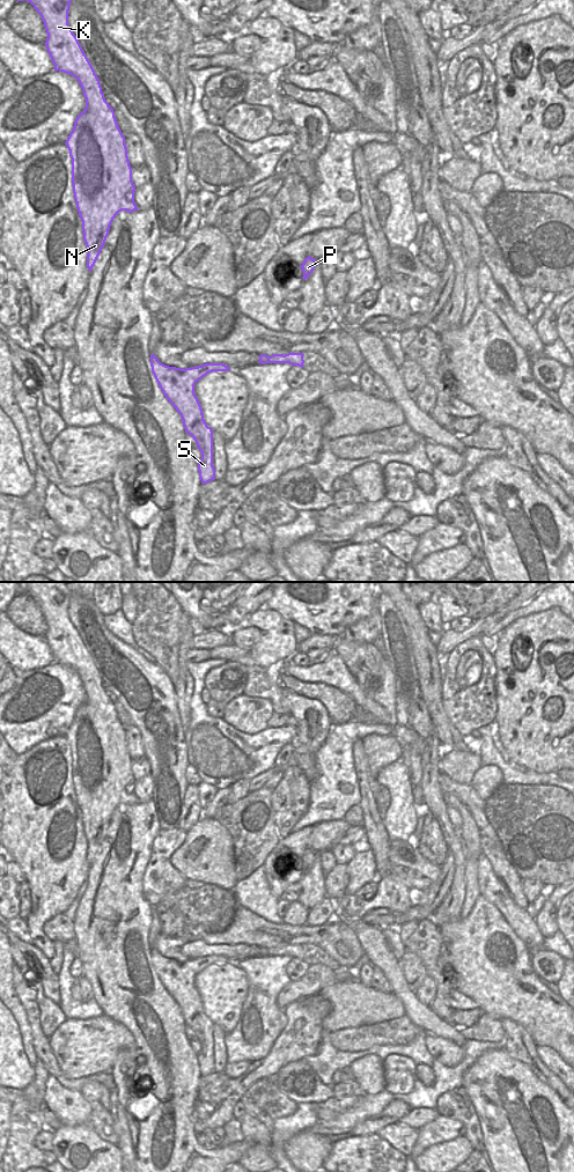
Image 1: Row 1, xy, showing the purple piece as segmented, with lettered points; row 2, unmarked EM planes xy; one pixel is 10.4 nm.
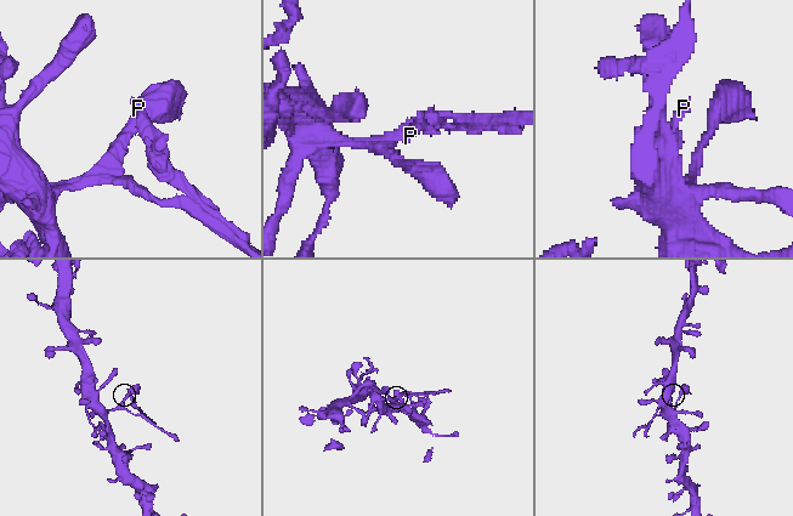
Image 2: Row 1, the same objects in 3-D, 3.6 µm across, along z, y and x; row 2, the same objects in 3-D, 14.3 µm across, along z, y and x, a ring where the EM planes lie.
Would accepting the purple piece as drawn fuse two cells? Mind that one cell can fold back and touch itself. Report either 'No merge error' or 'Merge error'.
Merge error.

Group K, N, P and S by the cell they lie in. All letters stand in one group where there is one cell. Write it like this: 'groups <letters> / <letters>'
groups K N S / P

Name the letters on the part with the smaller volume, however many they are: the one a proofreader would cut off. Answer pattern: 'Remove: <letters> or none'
Remove: P

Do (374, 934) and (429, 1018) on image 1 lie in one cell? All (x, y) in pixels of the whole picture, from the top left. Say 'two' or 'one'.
one

